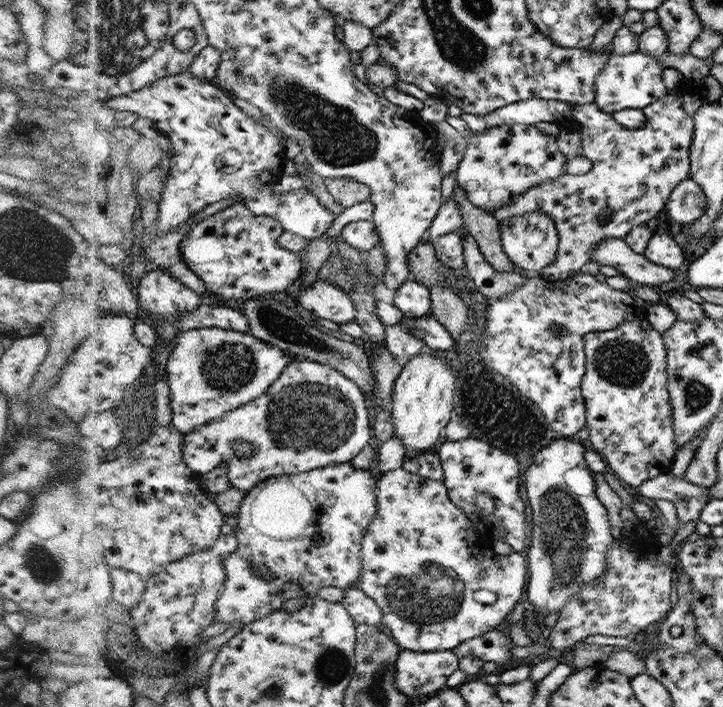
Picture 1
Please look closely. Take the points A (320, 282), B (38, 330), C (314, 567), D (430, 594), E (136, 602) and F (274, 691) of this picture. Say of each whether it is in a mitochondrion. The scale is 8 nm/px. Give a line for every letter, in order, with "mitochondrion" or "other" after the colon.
A: other
B: other
C: other
D: mitochondrion
E: other
F: mitochondrion

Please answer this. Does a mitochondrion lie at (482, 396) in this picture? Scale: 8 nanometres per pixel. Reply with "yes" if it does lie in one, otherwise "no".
yes

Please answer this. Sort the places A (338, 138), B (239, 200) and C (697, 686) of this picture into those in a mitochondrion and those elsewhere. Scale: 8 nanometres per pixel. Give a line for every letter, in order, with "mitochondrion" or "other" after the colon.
A: mitochondrion
B: other
C: other

